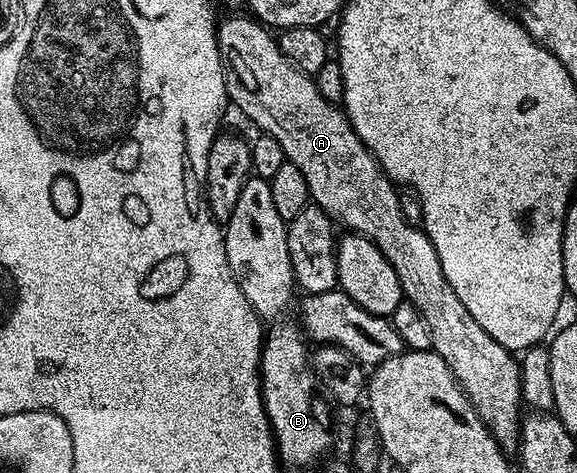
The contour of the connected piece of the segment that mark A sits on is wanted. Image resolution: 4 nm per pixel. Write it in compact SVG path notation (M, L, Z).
M253 17L226 18L217 23L218 50L222 54L222 64L226 72L226 92L231 103L238 105L238 110L246 118L251 118L261 133L271 134L280 140L280 148L284 148L288 161L296 164L300 172L304 172L304 180L308 180L308 192L313 205L318 206L325 214L329 214L335 223L346 225L345 229L364 235L392 264L396 276L402 285L402 297L410 302L428 320L428 329L432 331L433 351L439 354L448 364L452 376L458 386L468 396L472 408L480 416L480 420L488 428L498 445L507 452L518 449L520 433L520 415L524 410L522 389L520 388L519 359L504 344L496 344L476 320L460 304L460 296L452 292L452 284L444 276L444 268L440 268L440 256L436 256L436 248L432 248L432 240L428 240L425 230L405 219L401 211L401 200L395 183L380 168L372 152L362 143L360 136L352 128L346 118L345 109L335 103L324 100L320 96L317 81L303 70L297 70L280 52L277 37L263 23Z

